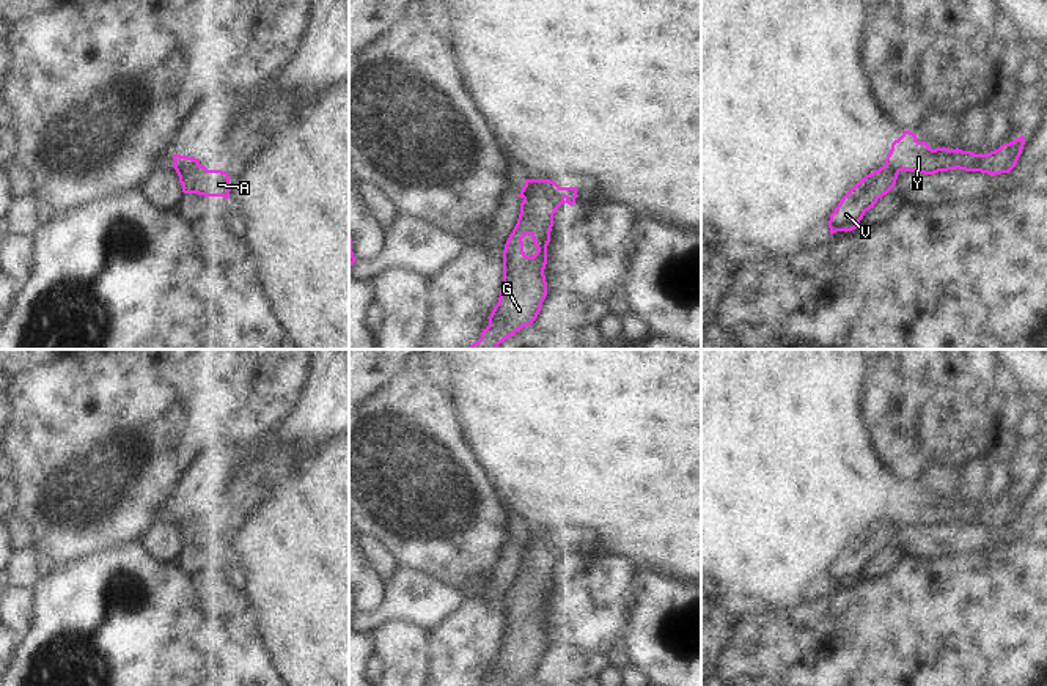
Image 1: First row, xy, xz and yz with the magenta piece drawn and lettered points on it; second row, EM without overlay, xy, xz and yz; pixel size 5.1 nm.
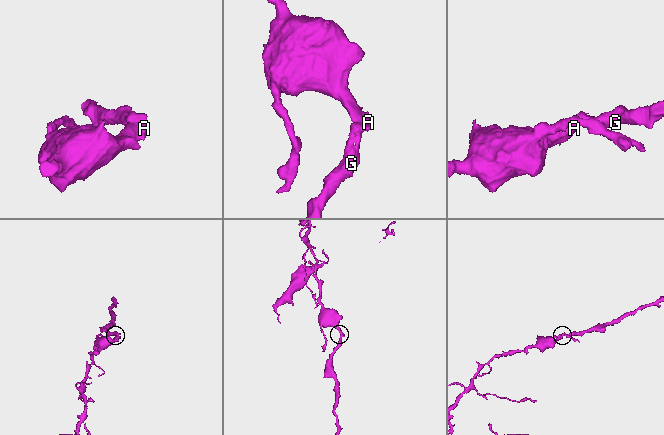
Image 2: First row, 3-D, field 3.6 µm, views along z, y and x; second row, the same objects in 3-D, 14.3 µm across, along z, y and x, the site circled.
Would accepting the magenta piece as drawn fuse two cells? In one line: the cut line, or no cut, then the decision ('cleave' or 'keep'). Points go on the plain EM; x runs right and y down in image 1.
xz (525, 534), (544, 535), (549, 540), (557, 538) | cleave

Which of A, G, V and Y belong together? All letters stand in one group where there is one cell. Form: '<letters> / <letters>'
A V / G Y

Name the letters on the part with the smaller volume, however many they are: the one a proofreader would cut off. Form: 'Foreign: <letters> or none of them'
Foreign: G, Y

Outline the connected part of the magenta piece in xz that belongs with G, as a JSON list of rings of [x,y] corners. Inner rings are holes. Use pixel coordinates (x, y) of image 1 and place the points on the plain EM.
[[[528,537],[522,540],[519,549],[524,552],[520,555],[520,566],[517,576],[509,587],[505,603],[503,603],[503,634],[500,642],[498,656],[494,659],[489,669],[489,678],[483,681],[481,686],[516,686],[522,680],[531,678],[538,670],[542,655],[547,648],[547,634],[544,621],[547,617],[547,598],[550,595],[550,584],[553,579],[553,566],[563,557],[574,557],[577,551],[577,540],[560,540],[555,538],[549,541],[546,537]],[[530,587],[536,606],[527,609],[524,604],[524,590]]]

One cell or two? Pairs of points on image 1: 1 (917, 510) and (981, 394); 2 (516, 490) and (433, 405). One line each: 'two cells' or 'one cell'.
1: two cells
2: two cells

